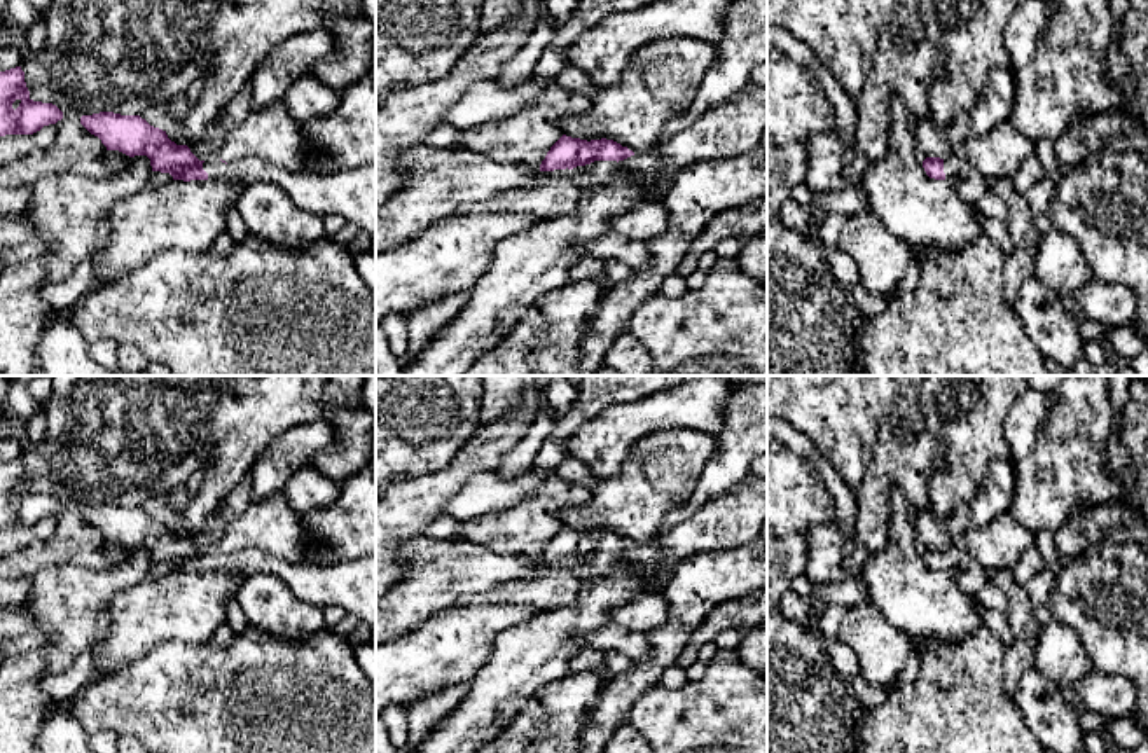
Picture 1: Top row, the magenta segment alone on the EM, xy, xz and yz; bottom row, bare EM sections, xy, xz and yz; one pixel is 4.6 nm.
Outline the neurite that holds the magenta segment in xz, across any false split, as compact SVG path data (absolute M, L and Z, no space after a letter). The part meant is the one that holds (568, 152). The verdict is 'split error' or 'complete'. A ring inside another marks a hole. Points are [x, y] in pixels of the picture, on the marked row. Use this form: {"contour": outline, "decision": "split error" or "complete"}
{"contour": "M563 135L547 152L540 171L570 169L578 189L610 185L619 171L654 185L662 171L659 152L634 154L613 140L580 140Z", "decision": "split error"}

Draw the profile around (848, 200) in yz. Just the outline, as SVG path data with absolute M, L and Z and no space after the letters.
M854 187L814 194L813 204L844 215L872 211L865 194Z

